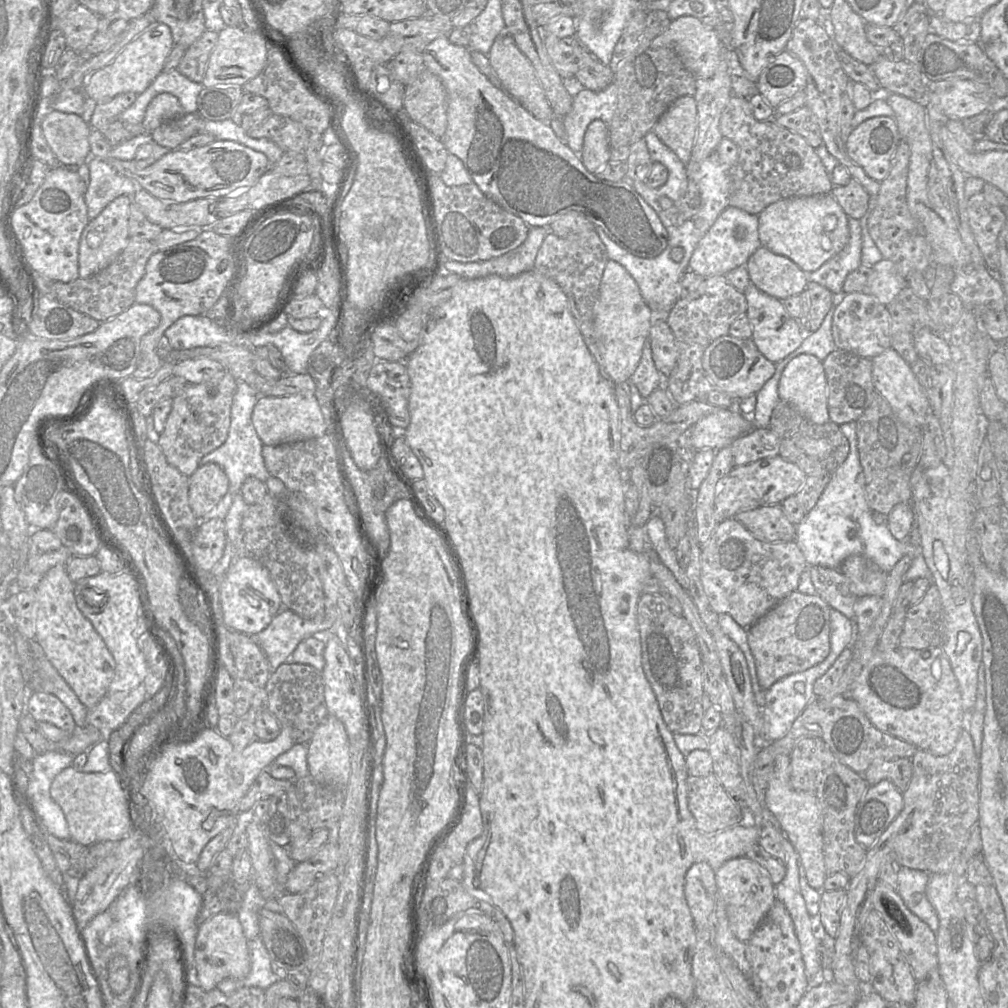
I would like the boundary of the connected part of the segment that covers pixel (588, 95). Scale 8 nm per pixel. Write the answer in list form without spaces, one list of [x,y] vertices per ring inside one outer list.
[[[612,82],[605,89],[582,89],[573,99],[571,111],[563,118],[567,145],[580,154],[588,125],[596,119],[610,123],[617,106],[618,91]]]

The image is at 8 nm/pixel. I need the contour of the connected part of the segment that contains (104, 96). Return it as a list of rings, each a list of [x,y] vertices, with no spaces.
[[[153,23],[124,46],[112,62],[92,74],[85,81],[81,92],[96,104],[122,93],[133,92],[139,95],[164,70],[165,62],[174,46],[170,27],[162,23]]]

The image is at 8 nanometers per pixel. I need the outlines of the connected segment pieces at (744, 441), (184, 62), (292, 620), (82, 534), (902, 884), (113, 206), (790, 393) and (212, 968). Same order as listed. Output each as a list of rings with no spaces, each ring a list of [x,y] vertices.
[[[754,428],[732,444],[732,457],[735,466],[777,456],[779,451],[780,441],[769,429]]]
[[[206,30],[186,51],[177,70],[191,81],[201,83],[219,32]]]
[[[289,608],[283,609],[281,612],[279,612],[277,615],[274,616],[272,621],[269,623],[269,625],[262,630],[261,632],[257,633],[253,636],[253,639],[256,641],[256,643],[260,646],[260,648],[265,653],[272,670],[275,670],[278,666],[281,664],[286,663],[286,660],[288,656],[295,650],[297,645],[310,637],[314,637],[314,634],[321,631],[329,631],[334,632],[334,634],[337,635],[337,628],[341,625],[340,621],[338,621],[338,611],[337,611],[337,619],[336,617],[316,617],[313,620],[308,620],[300,617],[298,614],[292,612]]]
[[[62,492],[58,496],[59,518],[52,528],[71,556],[93,556],[101,546],[106,547],[100,521],[90,504],[77,493]]]
[[[901,867],[896,892],[907,907],[936,932],[939,918],[927,896],[929,877],[930,875],[925,871]]]
[[[121,195],[109,203],[103,211],[90,220],[82,232],[79,245],[79,278],[86,279],[108,267],[126,248],[130,235],[128,218],[132,198]]]
[[[802,354],[788,362],[779,379],[778,394],[780,401],[794,407],[805,419],[815,424],[827,424],[830,422],[827,407],[827,378],[823,363],[817,357]]]
[[[221,912],[215,914],[199,925],[194,963],[196,979],[191,984],[197,984],[205,991],[214,989],[227,978],[243,979],[250,971],[248,940],[235,913]]]

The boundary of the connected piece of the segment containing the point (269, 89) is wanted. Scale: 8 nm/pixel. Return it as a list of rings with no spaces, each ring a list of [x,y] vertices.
[[[274,44],[269,47],[265,67],[252,80],[242,86],[244,92],[250,92],[260,95],[268,101],[268,108],[274,114],[287,116],[305,126],[309,131],[316,131],[324,134],[329,129],[329,132],[336,128],[338,110],[335,104],[321,95],[313,86],[310,78],[302,72],[293,62],[288,48],[284,45]]]

